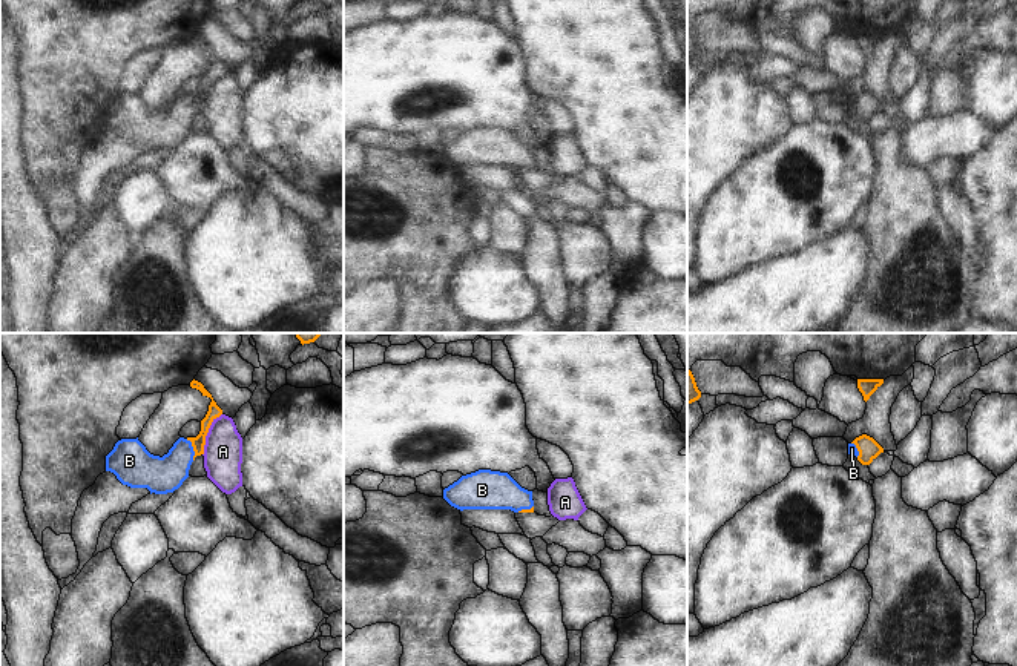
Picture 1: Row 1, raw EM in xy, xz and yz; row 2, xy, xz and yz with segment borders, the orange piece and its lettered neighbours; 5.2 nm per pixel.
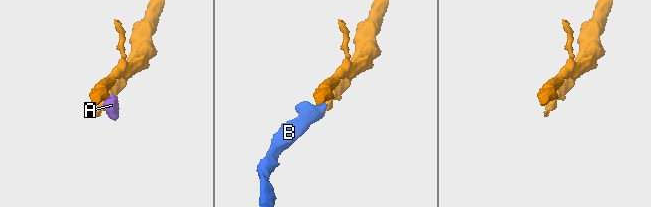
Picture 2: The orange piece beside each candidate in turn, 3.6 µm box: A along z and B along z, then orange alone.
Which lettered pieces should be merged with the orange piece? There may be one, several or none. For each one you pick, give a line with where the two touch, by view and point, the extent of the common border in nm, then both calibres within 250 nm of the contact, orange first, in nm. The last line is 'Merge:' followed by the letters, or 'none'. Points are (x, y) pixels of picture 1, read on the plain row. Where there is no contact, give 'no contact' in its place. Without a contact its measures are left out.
B: xy (194, 105) | 120 nm | 70/190 nm
Merge: B

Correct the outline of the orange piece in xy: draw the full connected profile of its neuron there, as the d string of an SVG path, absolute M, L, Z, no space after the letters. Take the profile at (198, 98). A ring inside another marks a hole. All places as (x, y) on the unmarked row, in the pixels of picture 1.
M198 37L190 38L212 55L206 74L201 77L201 87L196 94L179 94L163 114L150 110L137 95L121 95L106 112L106 127L130 144L147 144L155 150L167 150L178 146L189 134L189 126L196 112L204 110L206 92L212 78L222 71L212 51Z

